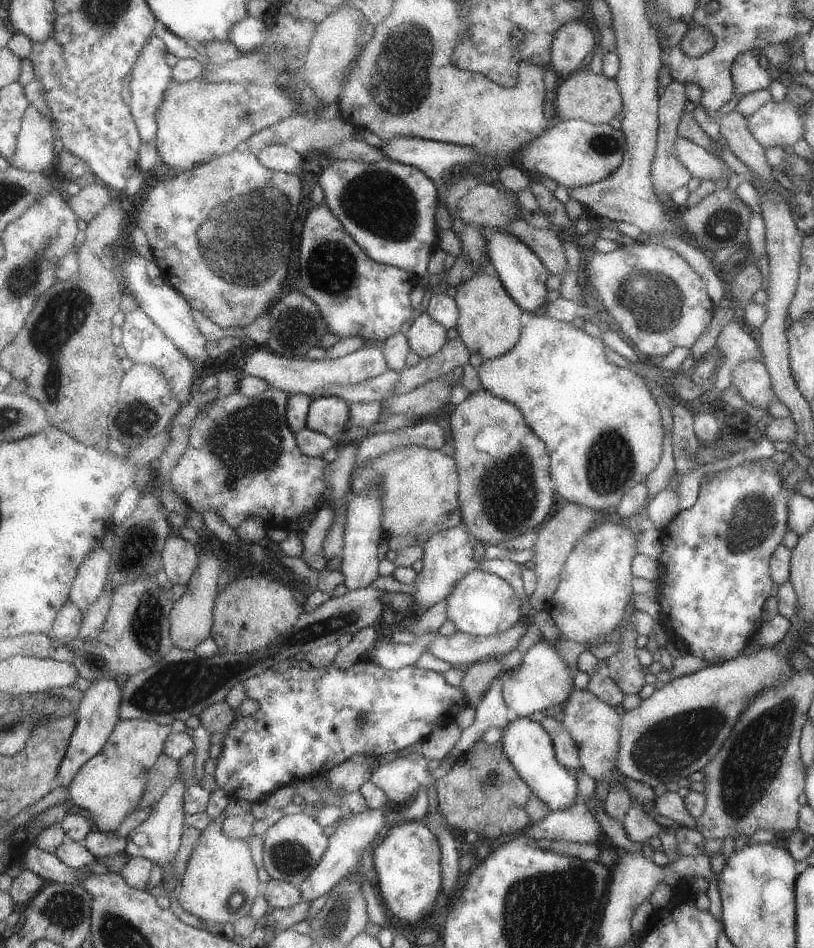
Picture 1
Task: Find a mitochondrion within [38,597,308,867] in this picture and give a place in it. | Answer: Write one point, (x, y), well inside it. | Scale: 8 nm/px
(180, 686)

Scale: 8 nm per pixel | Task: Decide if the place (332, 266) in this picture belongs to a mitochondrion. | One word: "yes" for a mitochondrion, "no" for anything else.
yes

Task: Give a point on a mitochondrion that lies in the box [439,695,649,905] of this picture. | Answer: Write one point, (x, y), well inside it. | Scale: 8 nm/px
(492, 782)

